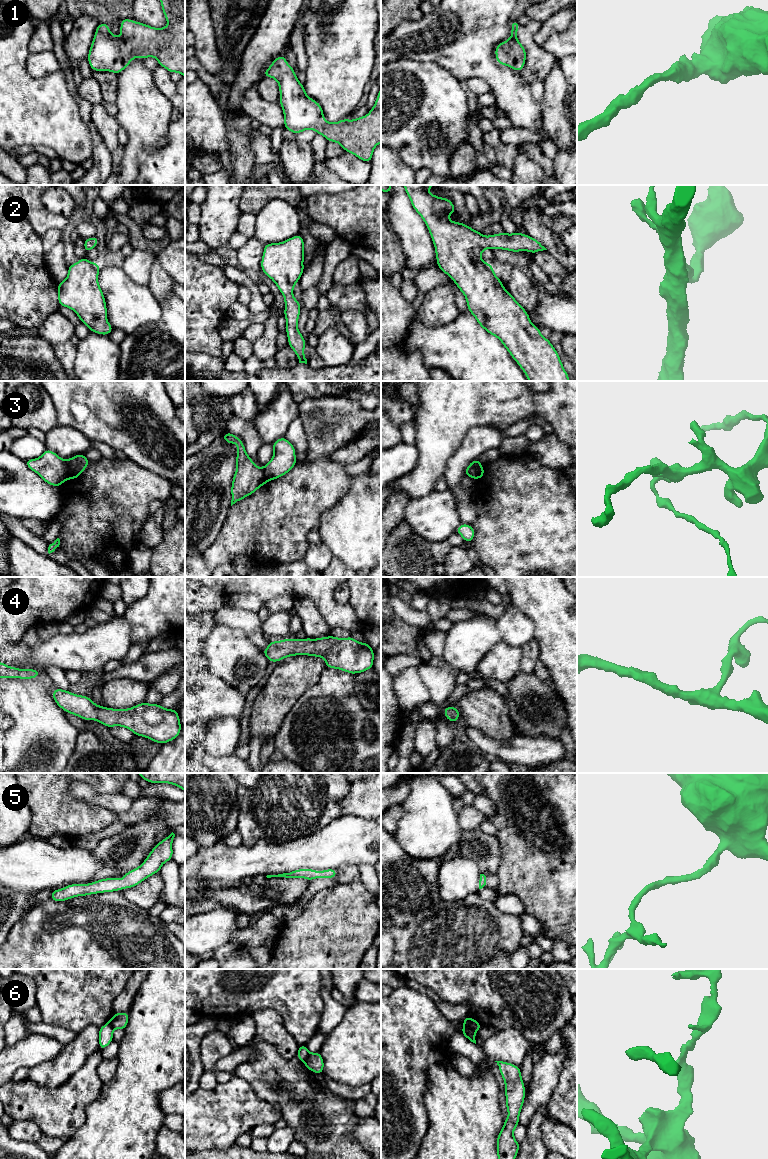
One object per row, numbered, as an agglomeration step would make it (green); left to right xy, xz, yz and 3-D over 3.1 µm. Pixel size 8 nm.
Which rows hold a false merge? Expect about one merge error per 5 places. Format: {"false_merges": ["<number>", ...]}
{"false_merges": ["3", "6"]}

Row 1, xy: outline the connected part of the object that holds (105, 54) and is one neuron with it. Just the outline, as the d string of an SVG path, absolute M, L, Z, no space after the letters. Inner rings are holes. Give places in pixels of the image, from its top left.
M160 0L168 26L155 28L125 18L121 21L119 37L113 35L107 23L100 23L88 53L88 62L93 71L110 71L119 74L135 57L154 57L159 66L170 73L178 72L185 77L185 0Z

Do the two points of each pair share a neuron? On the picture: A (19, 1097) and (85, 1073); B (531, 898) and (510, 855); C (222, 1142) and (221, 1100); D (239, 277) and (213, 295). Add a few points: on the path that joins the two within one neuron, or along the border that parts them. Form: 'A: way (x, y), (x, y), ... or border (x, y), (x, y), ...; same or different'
A: way (35, 1097), (61, 1097), (69, 1089); same
B: way (531, 887), (531, 876), (521, 866); same
C: way (221, 1132), (221, 1110); same
D: border (221, 268), (223, 273), (238, 285); different

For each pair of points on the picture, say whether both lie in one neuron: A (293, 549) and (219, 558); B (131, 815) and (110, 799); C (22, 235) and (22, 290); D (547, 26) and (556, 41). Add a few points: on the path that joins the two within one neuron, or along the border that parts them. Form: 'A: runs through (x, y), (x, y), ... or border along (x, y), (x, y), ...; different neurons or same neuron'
A: runs through (275, 541), (237, 541); same neuron
B: border along (133, 800), (126, 810), (117, 813); different neurons
C: runs through (19, 249), (17, 276); same neuron
D: border along (566, 28), (552, 33), (540, 47); different neurons

